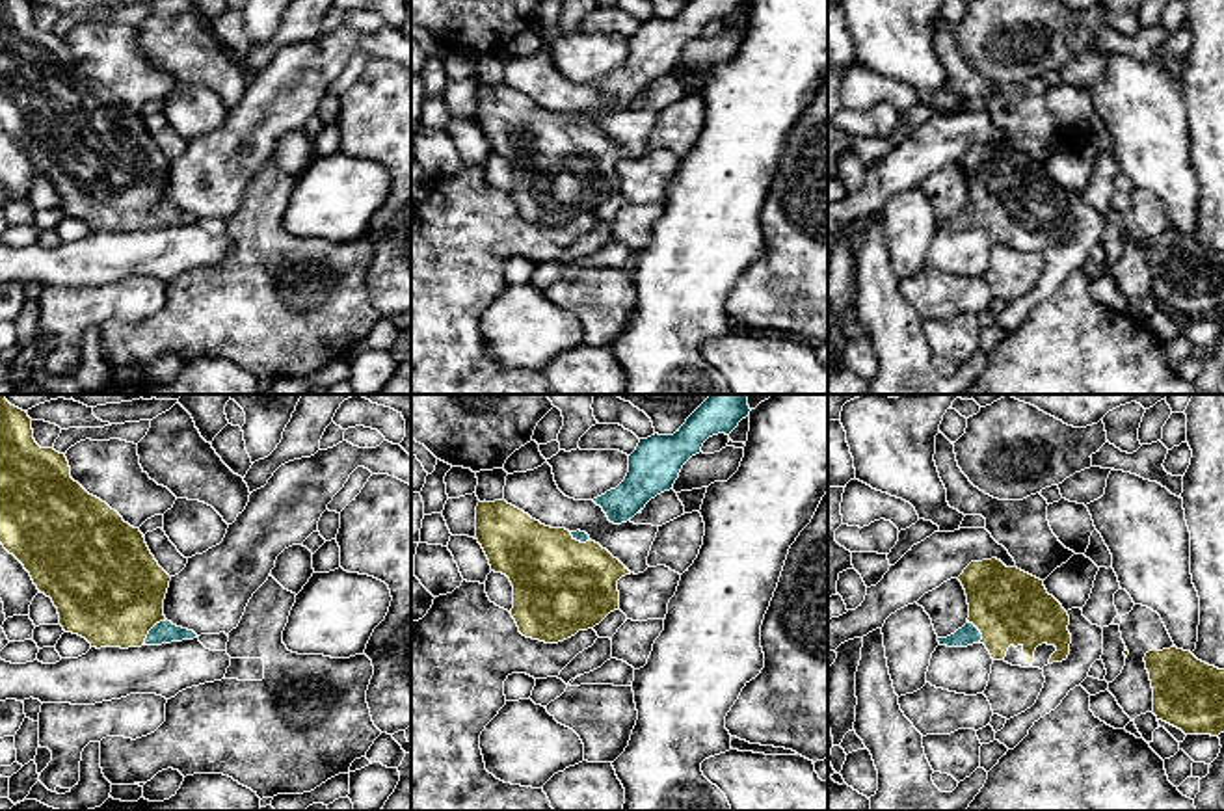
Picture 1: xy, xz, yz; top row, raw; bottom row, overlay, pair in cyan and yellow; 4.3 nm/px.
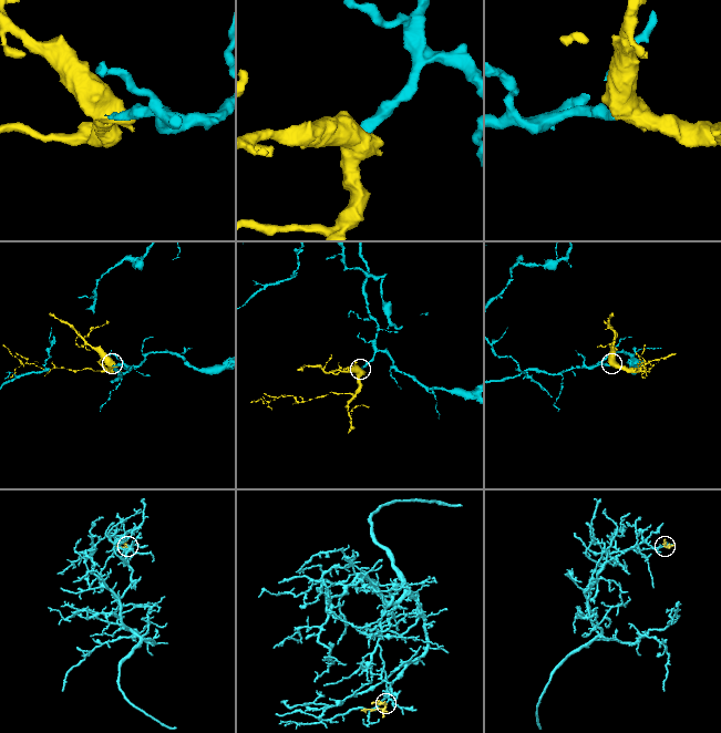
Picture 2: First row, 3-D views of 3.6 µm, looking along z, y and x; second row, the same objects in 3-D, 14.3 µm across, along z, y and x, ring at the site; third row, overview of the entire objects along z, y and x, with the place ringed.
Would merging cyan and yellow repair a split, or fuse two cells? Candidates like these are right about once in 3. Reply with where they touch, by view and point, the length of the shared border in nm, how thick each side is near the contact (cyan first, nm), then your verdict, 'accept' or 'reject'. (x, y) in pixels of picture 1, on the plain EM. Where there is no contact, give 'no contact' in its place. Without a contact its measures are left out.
xy (151, 212) | 150 nm | 100/480 nm | accept

